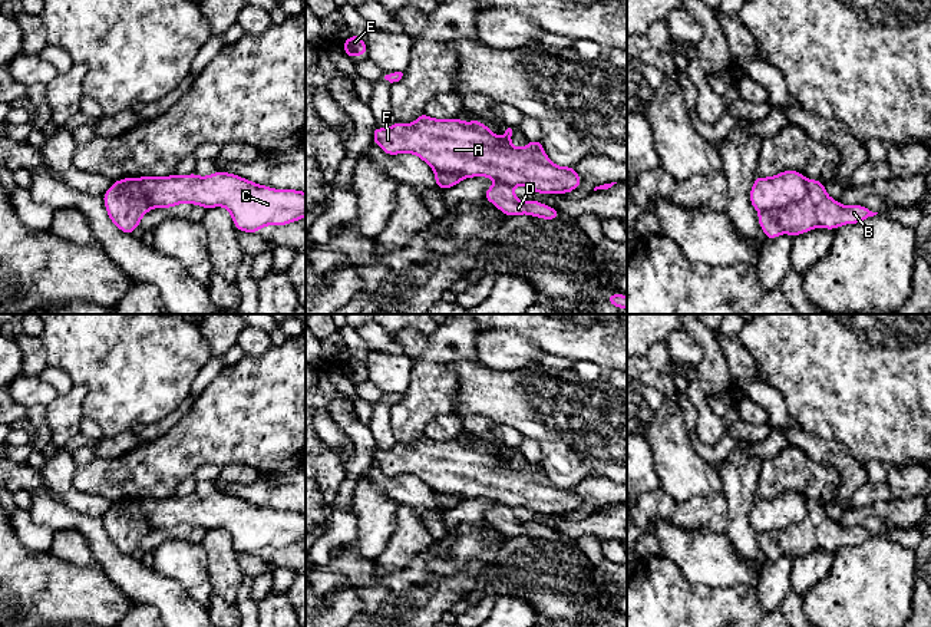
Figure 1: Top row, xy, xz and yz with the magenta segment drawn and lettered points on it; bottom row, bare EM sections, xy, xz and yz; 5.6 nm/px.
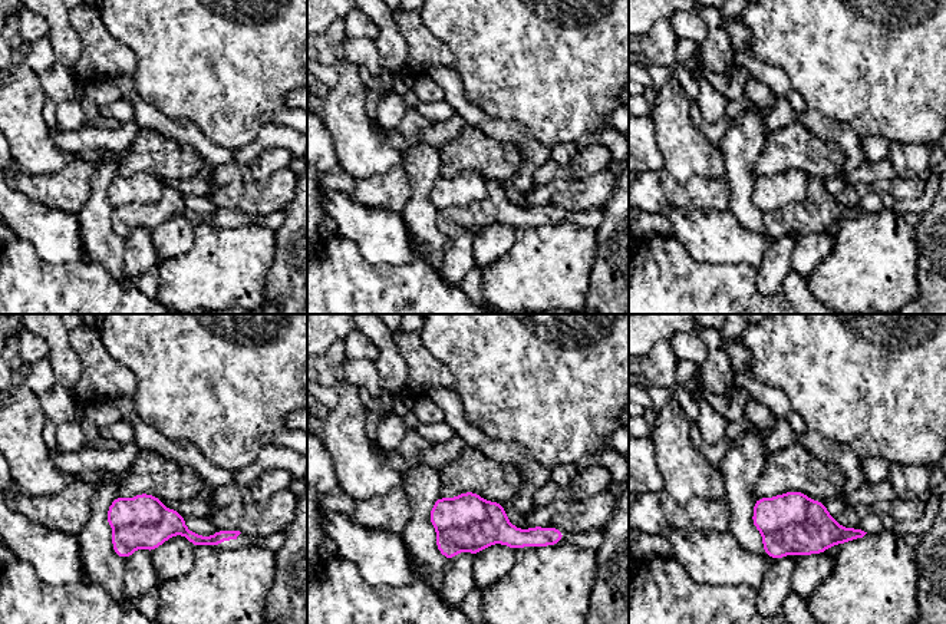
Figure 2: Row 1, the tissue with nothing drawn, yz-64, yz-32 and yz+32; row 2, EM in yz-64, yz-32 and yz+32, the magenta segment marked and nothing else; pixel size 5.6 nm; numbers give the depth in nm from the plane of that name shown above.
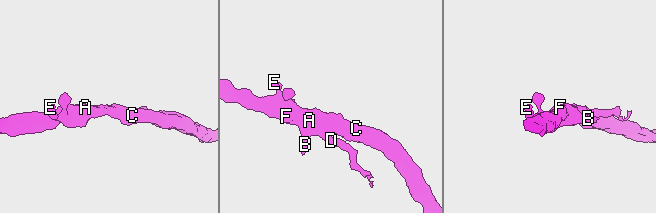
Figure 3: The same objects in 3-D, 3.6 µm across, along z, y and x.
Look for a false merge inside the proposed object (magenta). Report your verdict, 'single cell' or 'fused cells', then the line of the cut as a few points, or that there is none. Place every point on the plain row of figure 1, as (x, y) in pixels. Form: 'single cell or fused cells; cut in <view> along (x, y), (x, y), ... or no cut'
fused cells; cut in yz along (808, 501), (805, 517), (799, 522), (759, 533)

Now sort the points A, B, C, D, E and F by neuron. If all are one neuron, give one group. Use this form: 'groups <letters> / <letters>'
groups A C E F / B D

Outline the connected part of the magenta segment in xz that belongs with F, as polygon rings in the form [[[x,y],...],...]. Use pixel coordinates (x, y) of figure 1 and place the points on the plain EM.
[[[420,435],[413,445],[394,443],[390,449],[374,449],[373,463],[377,465],[387,476],[412,475],[425,482],[435,494],[459,494],[466,499],[486,498],[502,502],[512,508],[525,506],[538,515],[568,515],[581,506],[581,498],[574,492],[574,488],[555,486],[544,472],[539,462],[528,462],[525,469],[515,469],[511,463],[512,451],[508,449],[505,455],[498,459],[481,442],[463,443],[459,439],[435,440],[426,435]]]

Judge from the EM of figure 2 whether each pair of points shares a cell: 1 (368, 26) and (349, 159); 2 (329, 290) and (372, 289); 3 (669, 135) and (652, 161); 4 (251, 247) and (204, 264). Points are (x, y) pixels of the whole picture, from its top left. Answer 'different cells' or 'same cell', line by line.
1: different cells
2: same cell
3: different cells
4: same cell

